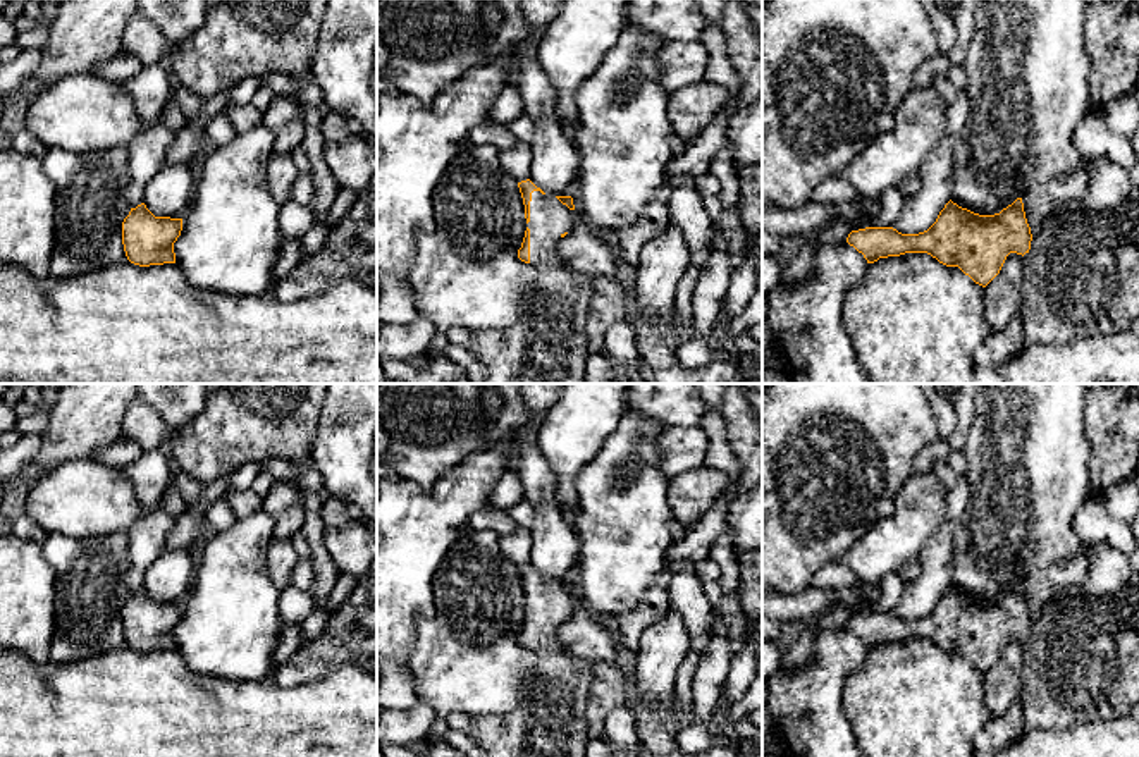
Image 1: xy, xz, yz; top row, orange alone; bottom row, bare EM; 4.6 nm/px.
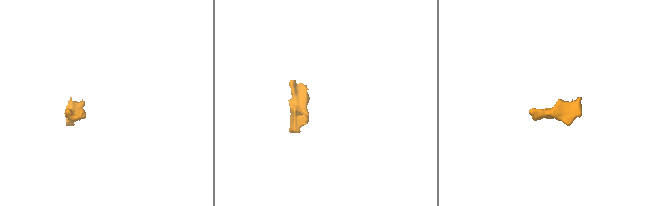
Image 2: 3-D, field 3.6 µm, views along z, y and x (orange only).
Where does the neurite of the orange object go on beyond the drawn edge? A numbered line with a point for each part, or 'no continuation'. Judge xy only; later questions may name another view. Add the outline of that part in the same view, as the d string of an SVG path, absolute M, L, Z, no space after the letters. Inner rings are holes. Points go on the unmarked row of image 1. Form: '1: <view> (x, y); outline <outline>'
no continuation

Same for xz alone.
1: xz (551, 721); outline M532 578L530 650L537 664L523 683L521 704L508 714L475 717L468 731L483 757L587 757L587 697L592 685L592 662L570 655L557 643L557 628L570 618L578 600L552 580Z

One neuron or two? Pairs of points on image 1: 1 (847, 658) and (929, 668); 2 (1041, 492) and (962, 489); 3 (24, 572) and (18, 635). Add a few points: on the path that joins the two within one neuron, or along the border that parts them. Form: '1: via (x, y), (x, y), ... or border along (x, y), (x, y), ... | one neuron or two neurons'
1: border along (869, 649), (864, 661), (849, 676), (843, 694) | two neurons
2: border along (967, 479), (967, 504), (955, 522) | two neurons
3: via (18, 587), (18, 620) | one neuron

